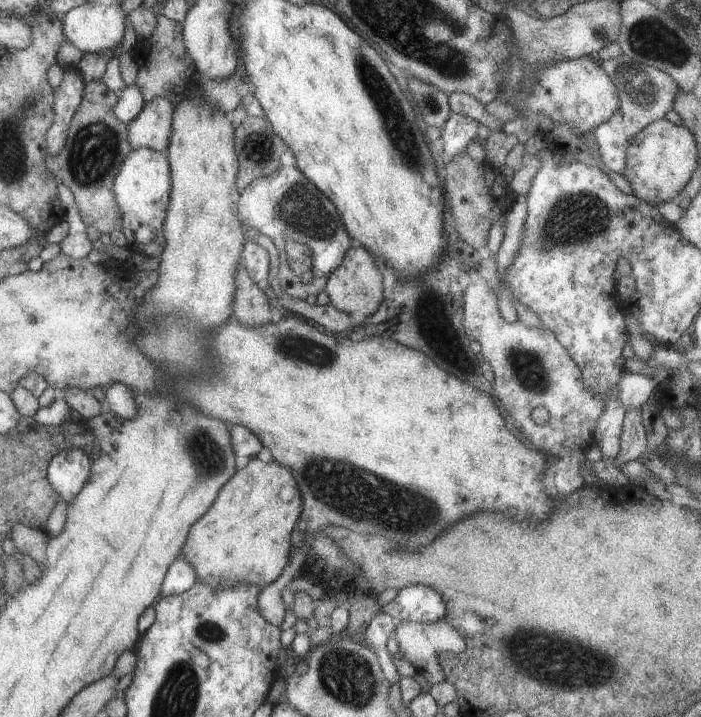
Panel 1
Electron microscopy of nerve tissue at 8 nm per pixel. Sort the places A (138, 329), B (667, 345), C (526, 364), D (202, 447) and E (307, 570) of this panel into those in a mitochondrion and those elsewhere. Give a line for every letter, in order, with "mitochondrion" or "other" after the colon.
A: other
B: other
C: mitochondrion
D: mitochondrion
E: other

